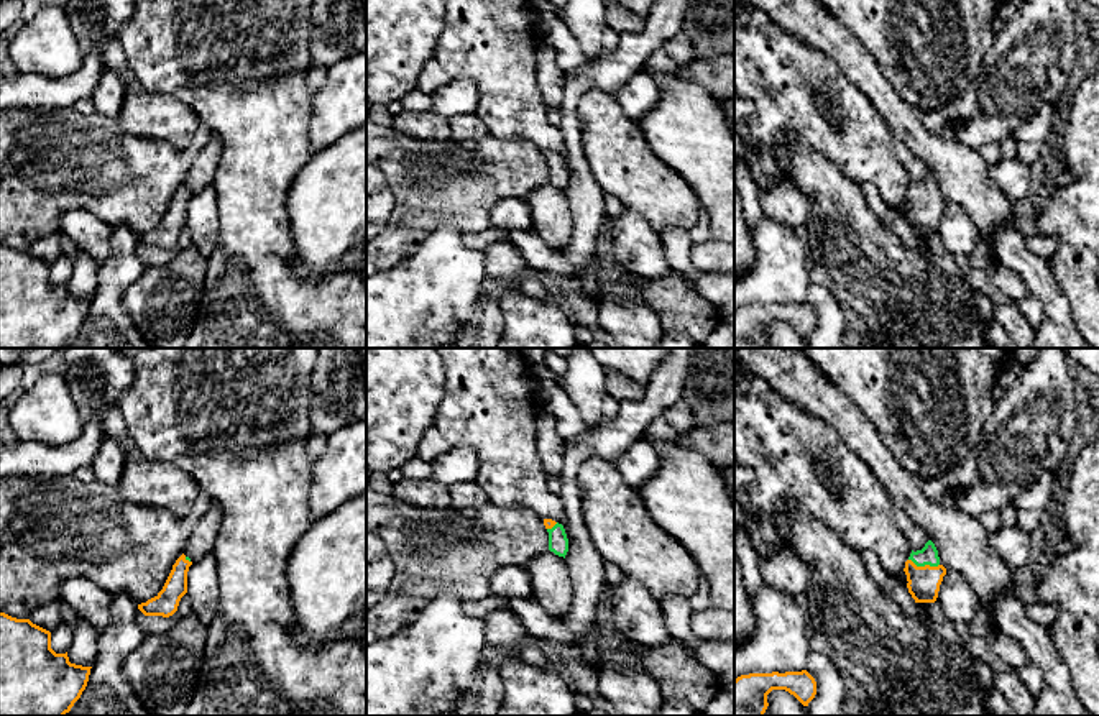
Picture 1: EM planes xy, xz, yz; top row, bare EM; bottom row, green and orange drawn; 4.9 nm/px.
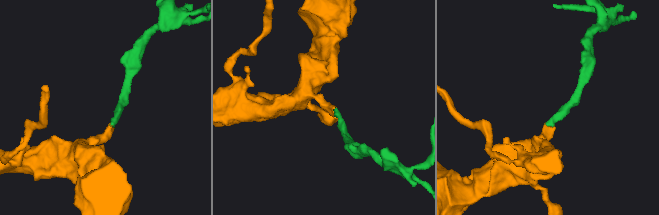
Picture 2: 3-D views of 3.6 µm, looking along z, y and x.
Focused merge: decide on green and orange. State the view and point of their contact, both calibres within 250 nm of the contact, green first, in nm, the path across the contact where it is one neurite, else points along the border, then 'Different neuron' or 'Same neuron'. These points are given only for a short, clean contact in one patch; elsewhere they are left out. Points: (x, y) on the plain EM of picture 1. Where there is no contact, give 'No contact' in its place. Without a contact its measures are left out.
Touches green at yz (924, 197). Thickness 100 nm (green) against 160 nm. Path across: yz (928, 188), (924, 197), (924, 215). Same neuron

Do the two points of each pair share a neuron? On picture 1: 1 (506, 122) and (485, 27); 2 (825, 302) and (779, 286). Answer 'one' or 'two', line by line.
1: one
2: two

